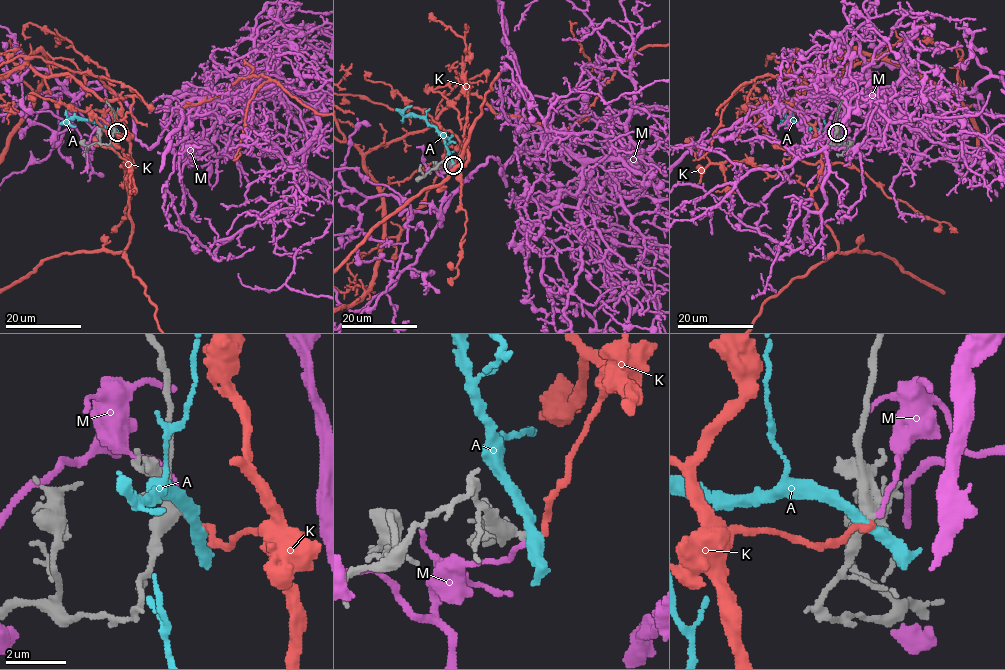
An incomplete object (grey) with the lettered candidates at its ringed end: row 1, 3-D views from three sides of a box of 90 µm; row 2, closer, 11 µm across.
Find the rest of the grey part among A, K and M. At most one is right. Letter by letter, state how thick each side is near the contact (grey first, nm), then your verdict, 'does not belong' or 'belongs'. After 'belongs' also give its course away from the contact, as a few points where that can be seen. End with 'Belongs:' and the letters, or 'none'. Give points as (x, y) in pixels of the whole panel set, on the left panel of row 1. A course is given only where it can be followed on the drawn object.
A: calibres 320 and 360 nm; does not belong
K: calibres 320 and 180 nm; belongs
M: calibres 340 and 140 nm; does not belong
Belongs: K

